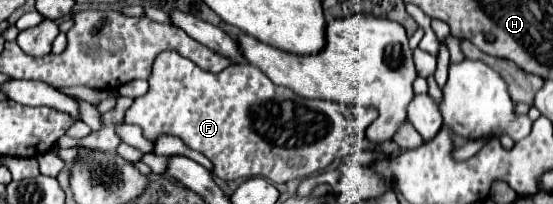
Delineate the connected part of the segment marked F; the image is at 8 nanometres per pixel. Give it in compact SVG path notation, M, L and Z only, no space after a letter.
M164 51L158 55L150 79L150 91L134 99L132 107L124 111L124 123L138 125L146 139L152 141L160 135L174 135L182 139L186 147L204 153L214 165L212 173L224 181L242 177L248 179L262 173L262 177L272 183L286 183L320 173L334 159L366 149L366 127L376 119L374 109L366 109L366 113L360 111L358 119L338 103L304 99L286 87L274 85L258 67L250 63L230 65L220 73L208 73L176 51Z

